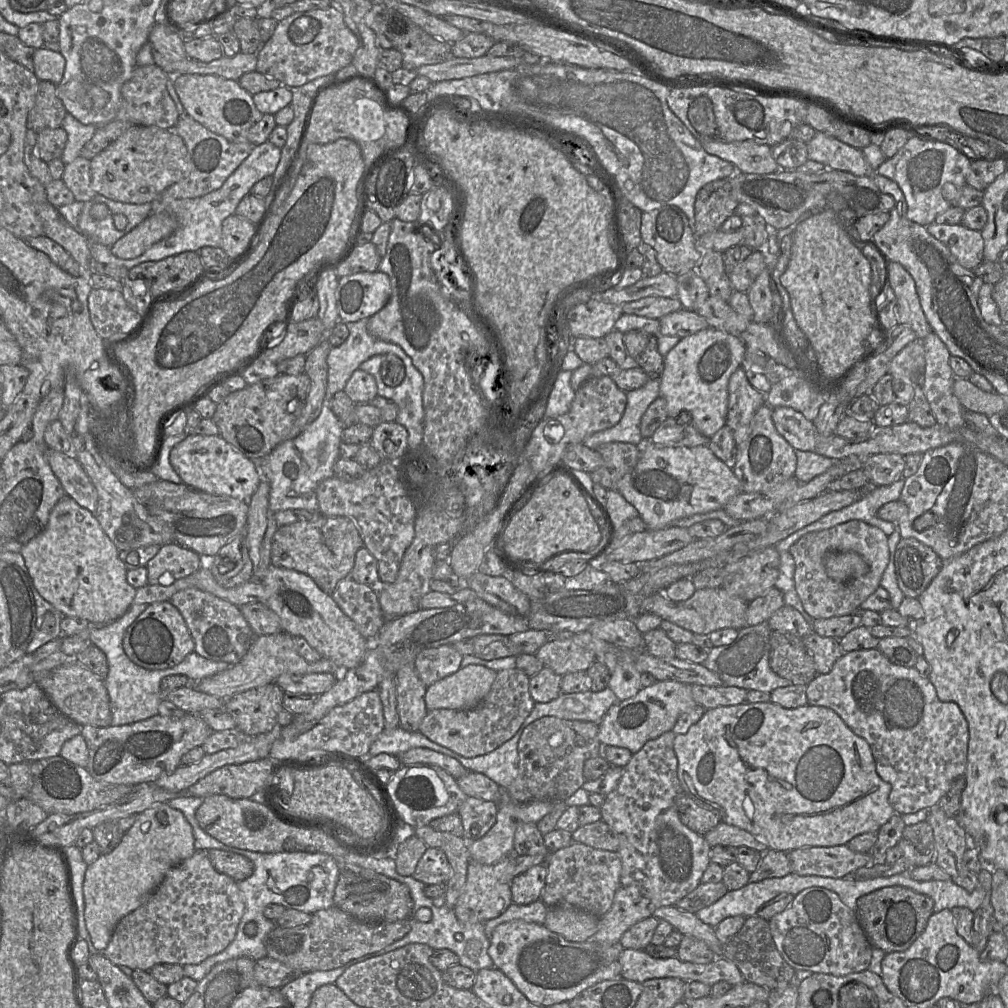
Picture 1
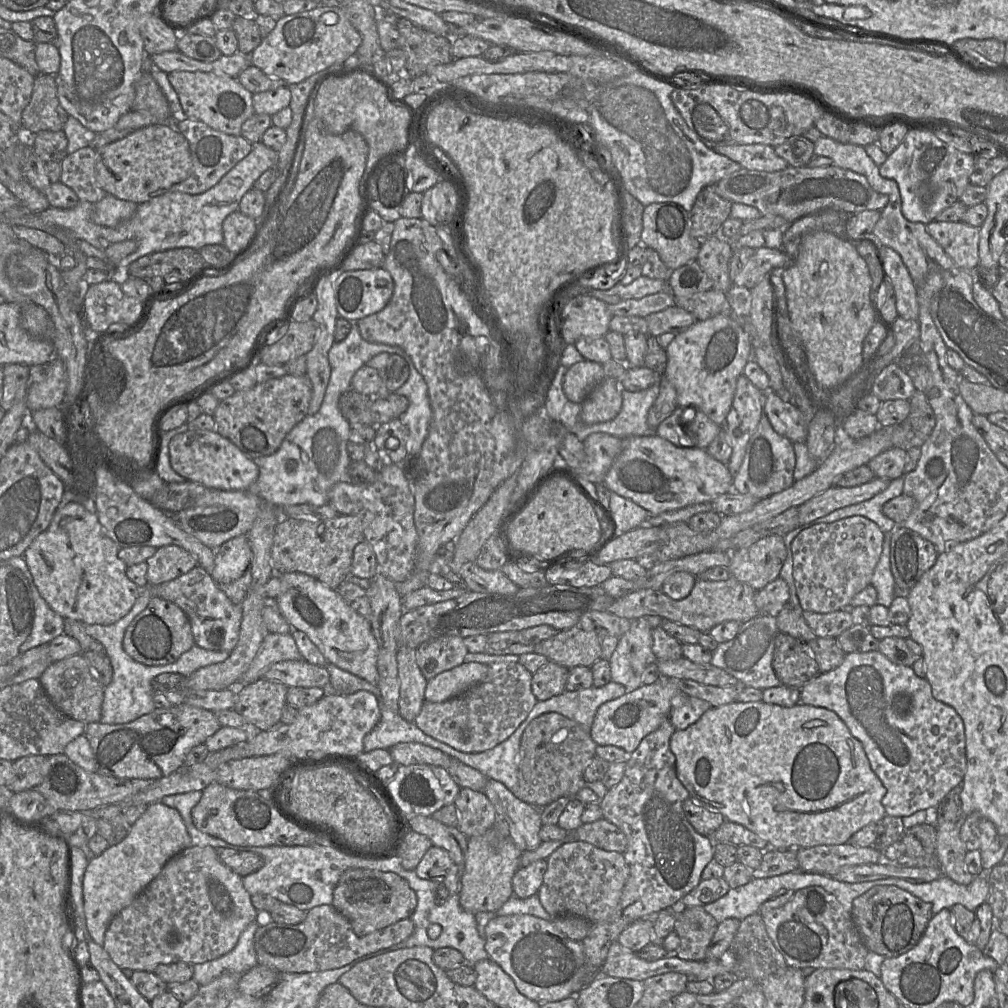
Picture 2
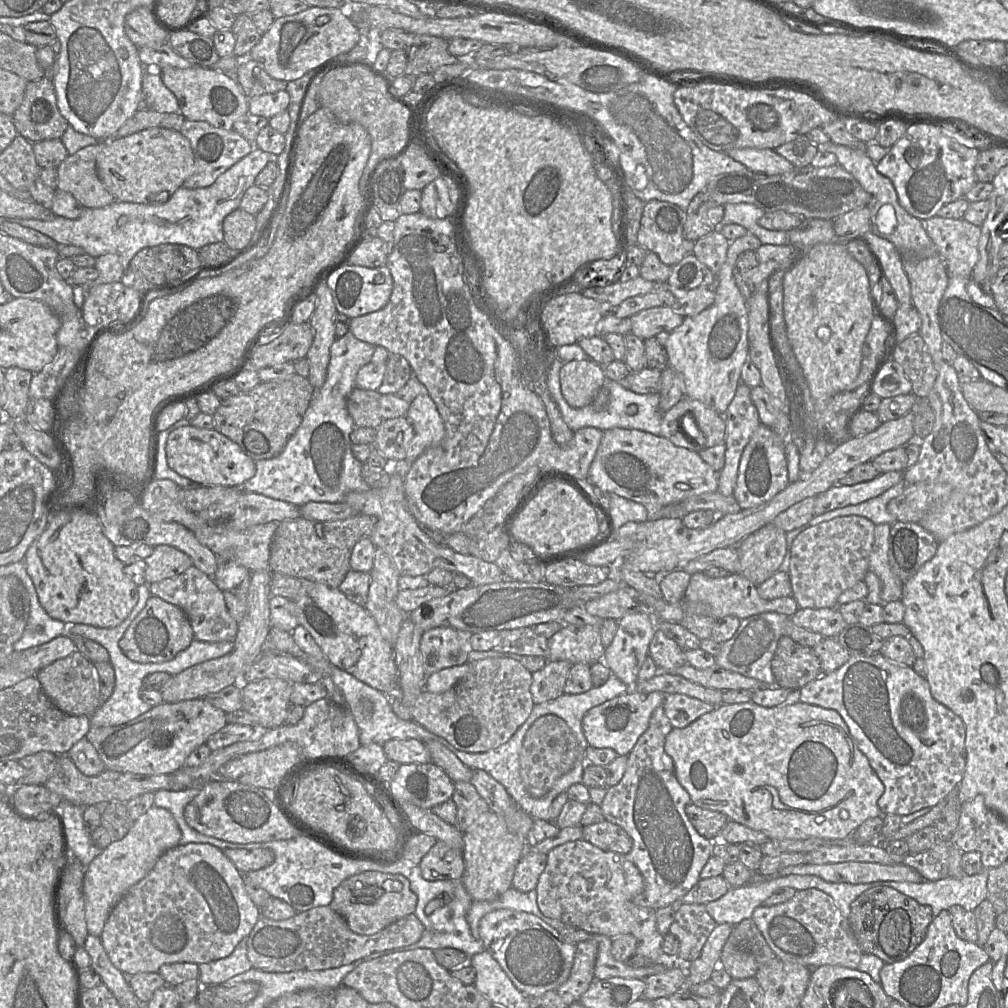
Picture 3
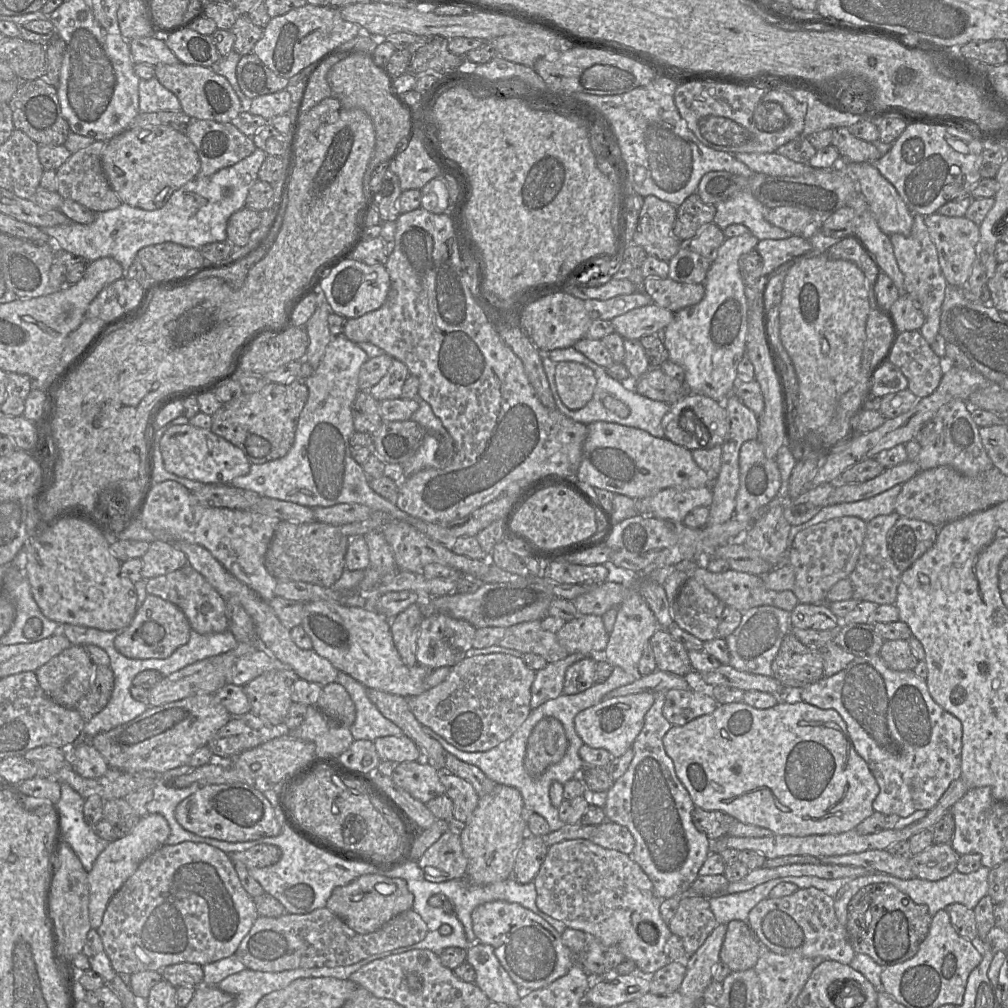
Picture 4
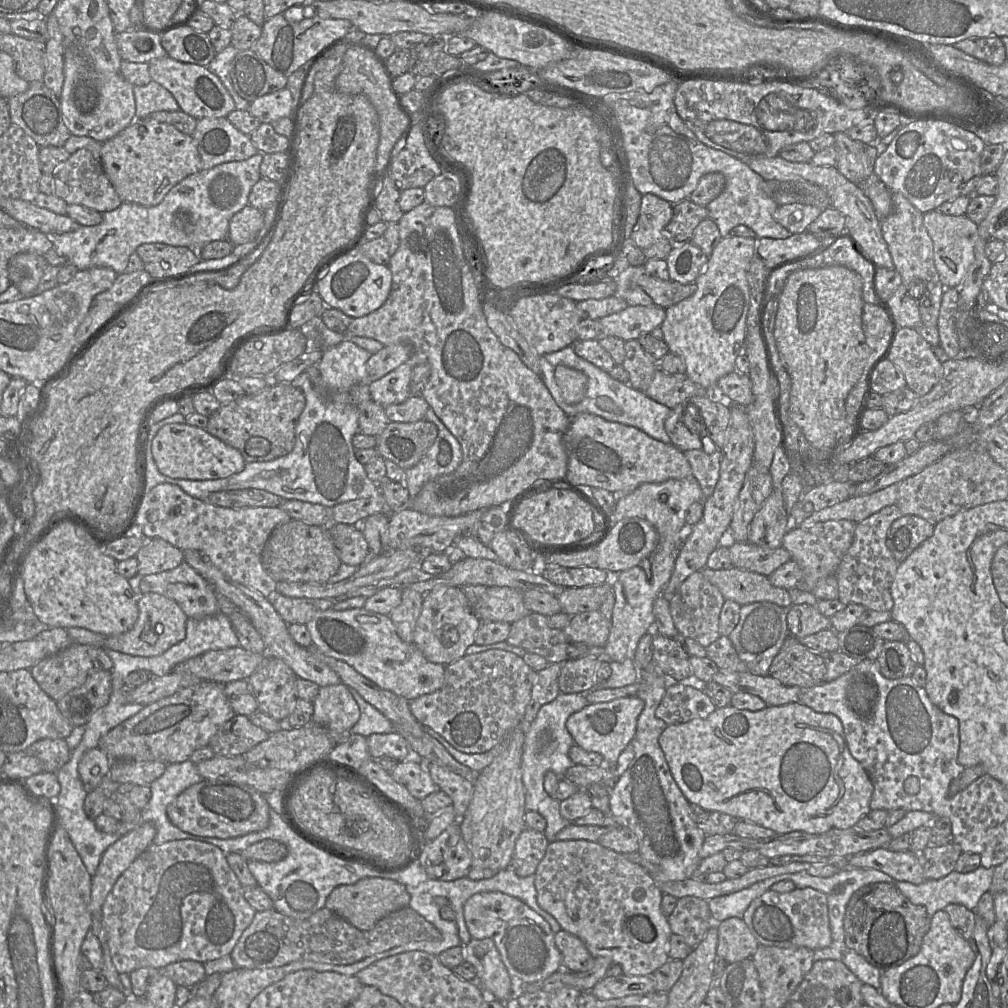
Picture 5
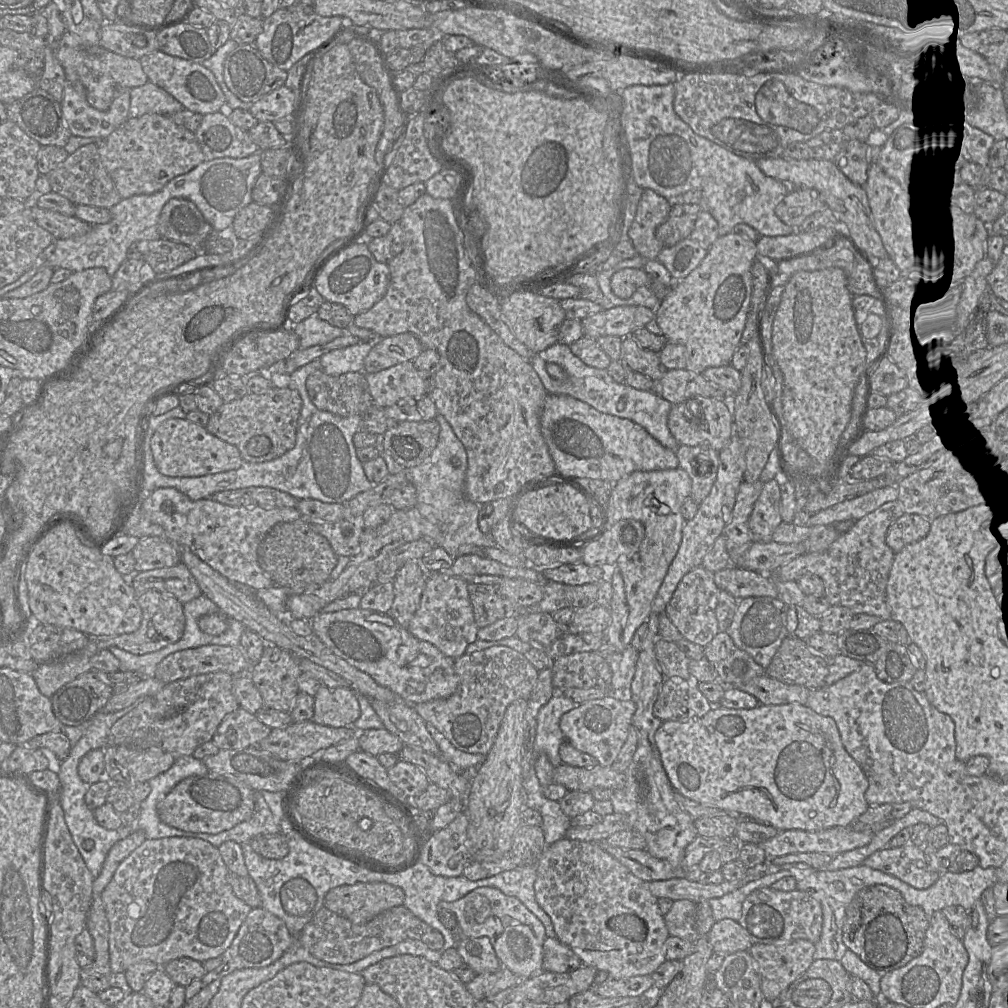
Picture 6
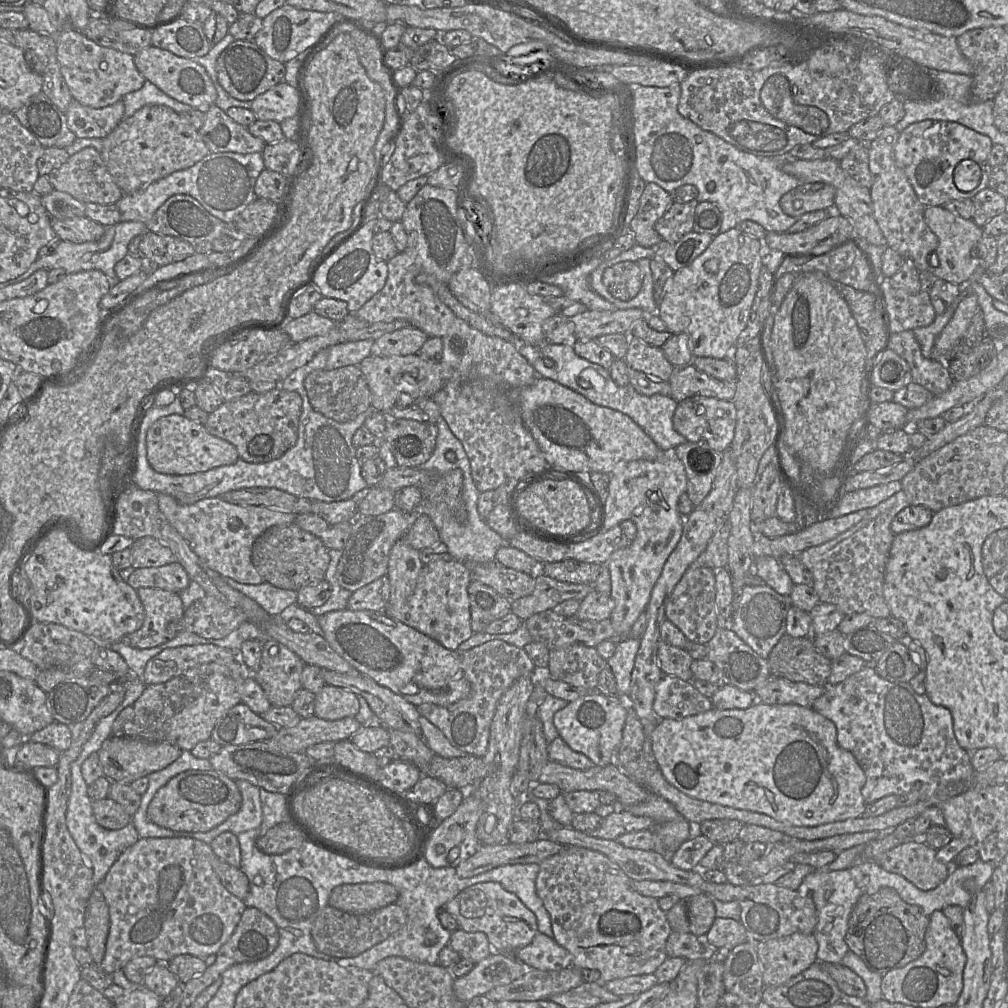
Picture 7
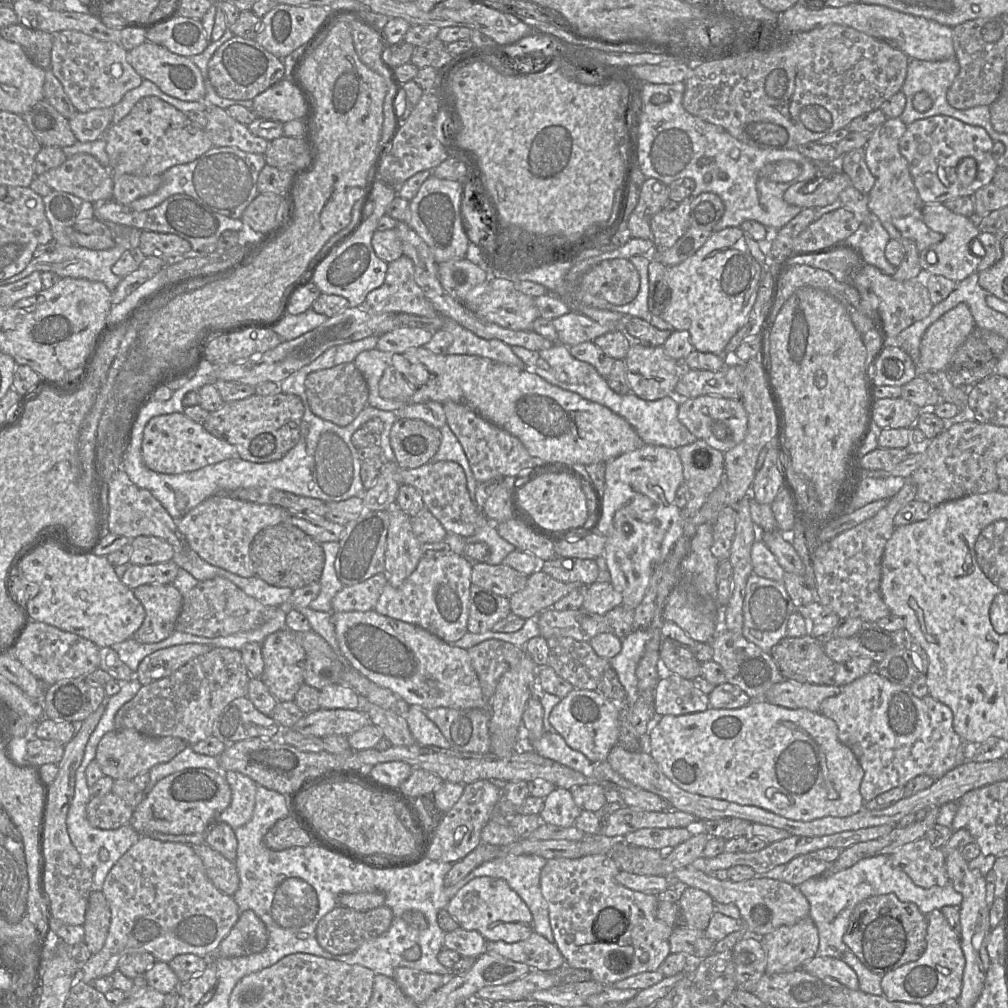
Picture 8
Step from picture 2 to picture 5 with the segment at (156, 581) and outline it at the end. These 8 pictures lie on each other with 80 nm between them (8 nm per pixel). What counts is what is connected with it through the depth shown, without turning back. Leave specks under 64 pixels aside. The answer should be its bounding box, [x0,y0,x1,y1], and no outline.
[136,538,184,576]

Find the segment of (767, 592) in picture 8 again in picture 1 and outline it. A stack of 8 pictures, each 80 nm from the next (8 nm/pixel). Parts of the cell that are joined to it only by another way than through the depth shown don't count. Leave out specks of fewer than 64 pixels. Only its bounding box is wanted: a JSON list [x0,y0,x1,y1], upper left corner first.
[702,623,793,693]

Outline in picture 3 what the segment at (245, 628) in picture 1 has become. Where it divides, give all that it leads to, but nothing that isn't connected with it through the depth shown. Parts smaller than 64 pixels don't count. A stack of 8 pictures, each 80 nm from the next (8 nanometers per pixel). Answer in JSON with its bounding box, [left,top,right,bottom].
[149,565,238,642]

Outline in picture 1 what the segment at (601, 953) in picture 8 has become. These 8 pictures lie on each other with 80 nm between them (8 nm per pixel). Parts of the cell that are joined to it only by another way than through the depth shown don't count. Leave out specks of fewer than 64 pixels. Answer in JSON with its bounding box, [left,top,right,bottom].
[540,843,621,918]

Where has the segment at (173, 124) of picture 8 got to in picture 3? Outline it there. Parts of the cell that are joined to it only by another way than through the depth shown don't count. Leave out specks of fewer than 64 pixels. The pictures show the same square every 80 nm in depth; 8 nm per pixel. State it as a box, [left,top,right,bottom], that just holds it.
[96,127,194,205]

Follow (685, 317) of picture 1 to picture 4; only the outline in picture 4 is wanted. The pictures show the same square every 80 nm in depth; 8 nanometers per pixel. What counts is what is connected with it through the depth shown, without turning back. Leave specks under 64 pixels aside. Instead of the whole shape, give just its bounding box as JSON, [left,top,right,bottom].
[611,303,674,340]

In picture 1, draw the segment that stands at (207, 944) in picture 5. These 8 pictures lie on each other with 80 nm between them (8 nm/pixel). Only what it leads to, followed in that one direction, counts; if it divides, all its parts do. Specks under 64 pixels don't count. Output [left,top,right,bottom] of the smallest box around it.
[103,850,245,971]

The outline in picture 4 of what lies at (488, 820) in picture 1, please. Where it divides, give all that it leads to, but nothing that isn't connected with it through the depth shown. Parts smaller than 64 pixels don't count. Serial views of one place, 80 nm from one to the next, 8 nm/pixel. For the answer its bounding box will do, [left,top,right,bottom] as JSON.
[439,769,479,824]

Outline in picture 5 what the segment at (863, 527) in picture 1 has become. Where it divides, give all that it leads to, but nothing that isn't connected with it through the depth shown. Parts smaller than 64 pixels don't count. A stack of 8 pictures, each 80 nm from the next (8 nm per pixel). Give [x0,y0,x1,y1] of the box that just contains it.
[782,519,856,593]

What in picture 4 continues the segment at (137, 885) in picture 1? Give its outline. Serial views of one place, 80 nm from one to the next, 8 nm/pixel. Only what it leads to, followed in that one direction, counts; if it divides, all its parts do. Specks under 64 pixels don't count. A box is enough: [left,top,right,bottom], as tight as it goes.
[88,813,170,930]

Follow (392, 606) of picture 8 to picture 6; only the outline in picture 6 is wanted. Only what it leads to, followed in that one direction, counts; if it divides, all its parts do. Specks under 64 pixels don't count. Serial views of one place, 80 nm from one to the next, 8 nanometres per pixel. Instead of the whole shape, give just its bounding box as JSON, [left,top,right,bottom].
[408,573,478,659]

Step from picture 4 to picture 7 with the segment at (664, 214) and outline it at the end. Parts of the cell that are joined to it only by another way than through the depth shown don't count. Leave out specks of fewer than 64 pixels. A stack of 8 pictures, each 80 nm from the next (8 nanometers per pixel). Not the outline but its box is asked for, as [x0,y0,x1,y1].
[629,183,672,248]

